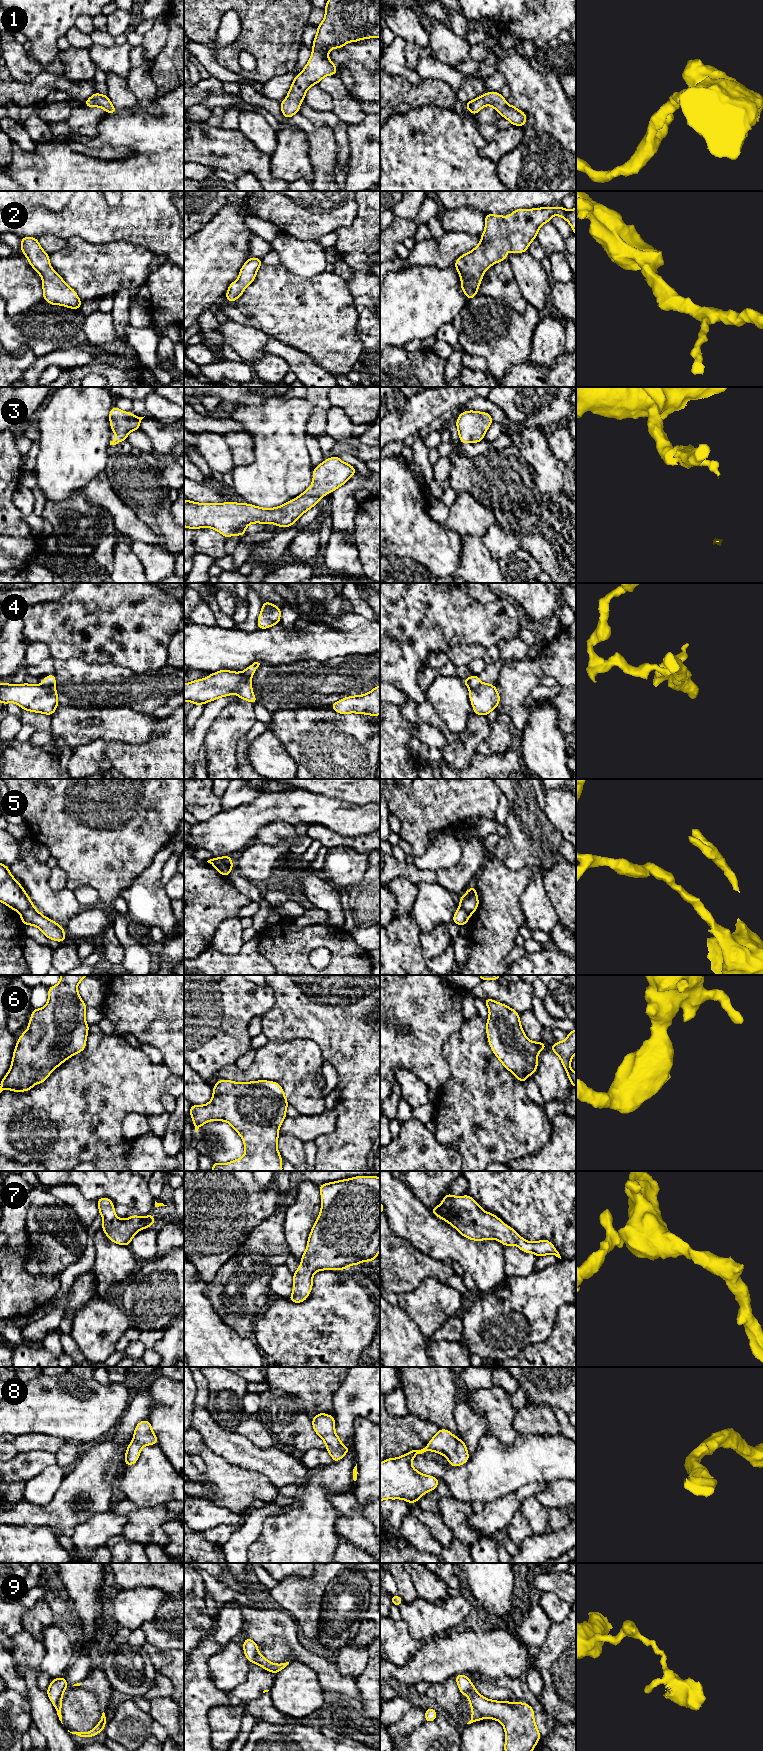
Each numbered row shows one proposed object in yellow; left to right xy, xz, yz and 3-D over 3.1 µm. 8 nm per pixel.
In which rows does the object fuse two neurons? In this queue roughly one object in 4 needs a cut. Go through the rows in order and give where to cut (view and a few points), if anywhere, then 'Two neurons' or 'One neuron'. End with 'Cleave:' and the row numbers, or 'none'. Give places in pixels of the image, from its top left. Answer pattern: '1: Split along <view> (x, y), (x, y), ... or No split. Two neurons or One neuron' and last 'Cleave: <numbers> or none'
1: No split. One neuron
2: No split. One neuron
3: No split. One neuron
4: Split along xy (42, 684), (54, 686). Two neurons
5: Split along xz (217, 858), (232, 866). Two neurons
6: No split. One neuron
7: No split. One neuron
8: No split. One neuron
9: Split along xy (62, 1693), (54, 1705). Two neurons
Cleave: 4, 5, 9

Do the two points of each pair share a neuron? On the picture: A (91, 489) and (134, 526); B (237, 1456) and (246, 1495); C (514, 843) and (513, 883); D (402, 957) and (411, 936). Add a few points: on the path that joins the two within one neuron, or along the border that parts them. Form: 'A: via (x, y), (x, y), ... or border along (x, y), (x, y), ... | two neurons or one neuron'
A: via (102, 494), (123, 515) | one neuron
B: border along (220, 1455), (231, 1463), (255, 1470), (262, 1475) | two neurons
C: border along (493, 856), (498, 857), (512, 869), (536, 866) | two neurons
D: via (402, 952), (402, 945), (406, 941) | one neuron

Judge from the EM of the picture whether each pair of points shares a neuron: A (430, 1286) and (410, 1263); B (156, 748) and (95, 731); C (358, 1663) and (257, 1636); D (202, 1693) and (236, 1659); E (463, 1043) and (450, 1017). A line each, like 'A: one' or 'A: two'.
A: two
B: two
C: two
D: two
E: two

